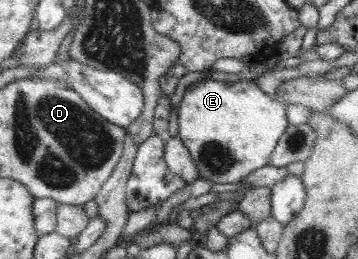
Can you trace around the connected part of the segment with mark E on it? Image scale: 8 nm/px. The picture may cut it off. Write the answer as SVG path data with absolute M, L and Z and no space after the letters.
M210 79L193 83L185 92L178 111L180 137L192 153L193 160L200 172L200 177L213 184L238 184L253 171L270 165L270 158L290 124L286 116L288 105L285 101L269 97L255 83L250 81L218 81Z

